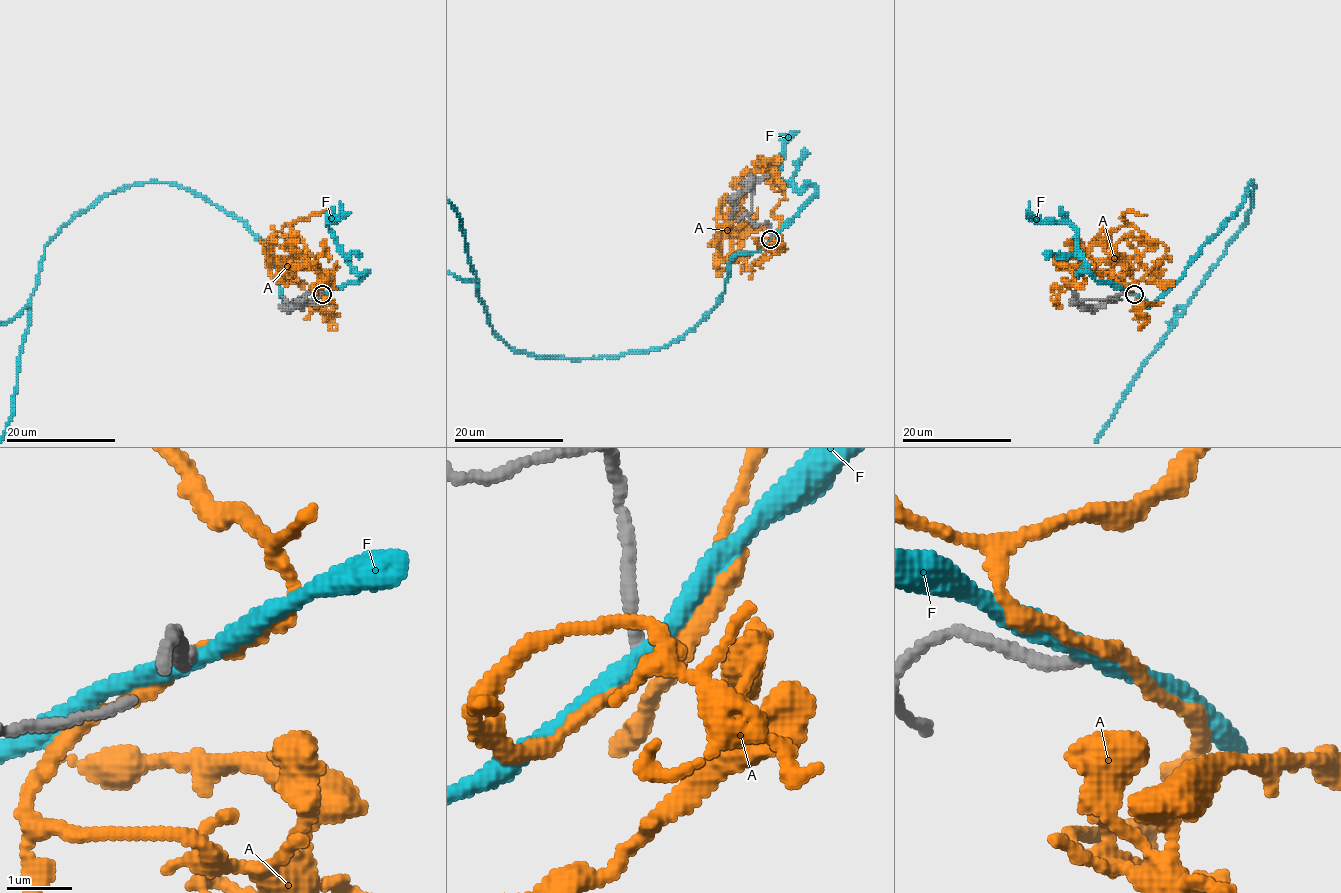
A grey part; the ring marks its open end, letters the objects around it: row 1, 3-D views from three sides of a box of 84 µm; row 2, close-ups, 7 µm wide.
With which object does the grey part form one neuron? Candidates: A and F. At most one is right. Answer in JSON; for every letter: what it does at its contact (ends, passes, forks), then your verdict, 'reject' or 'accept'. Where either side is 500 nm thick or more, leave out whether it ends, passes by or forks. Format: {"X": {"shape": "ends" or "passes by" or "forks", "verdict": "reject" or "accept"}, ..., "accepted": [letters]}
{"A": {"shape": "passes by", "verdict": "accept"}, "F": {"shape": "passes by", "verdict": "reject"}, "accepted": ["A"]}

